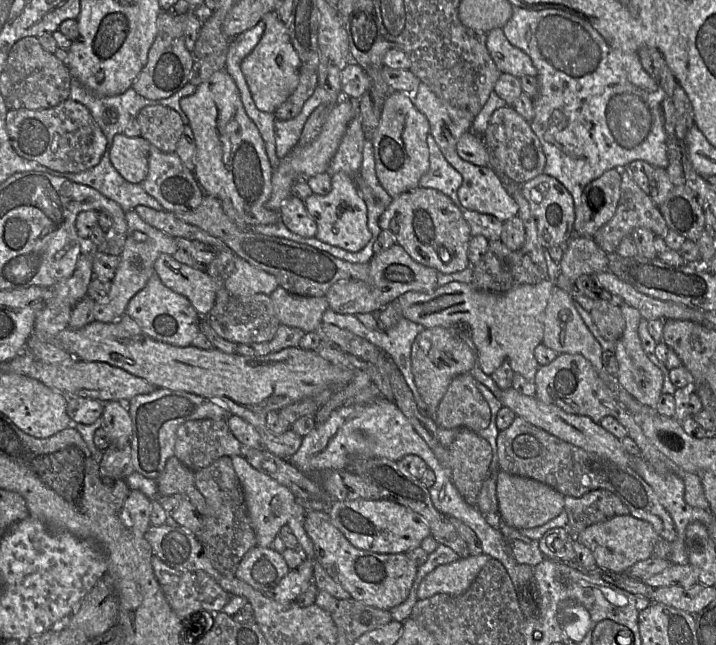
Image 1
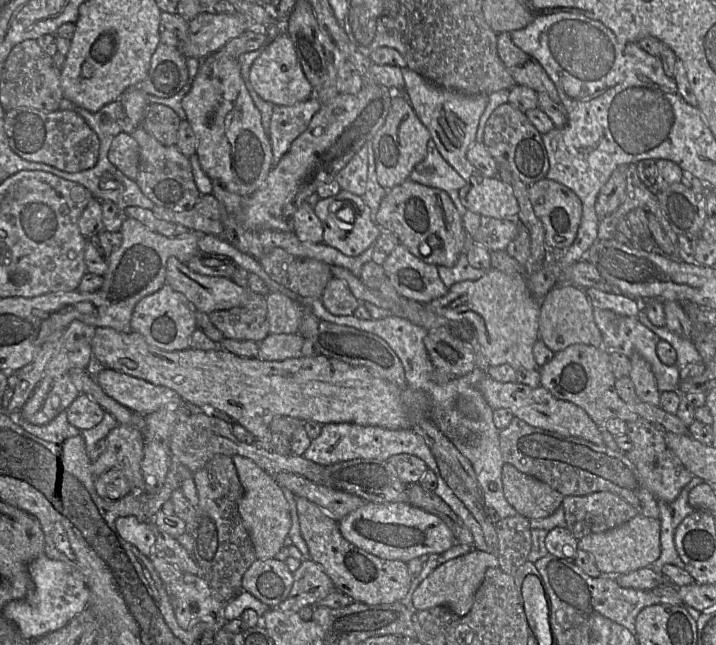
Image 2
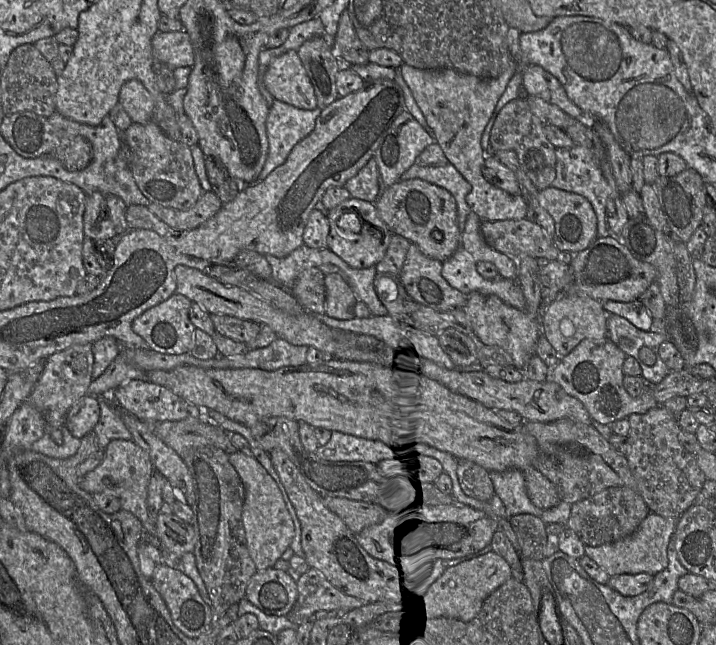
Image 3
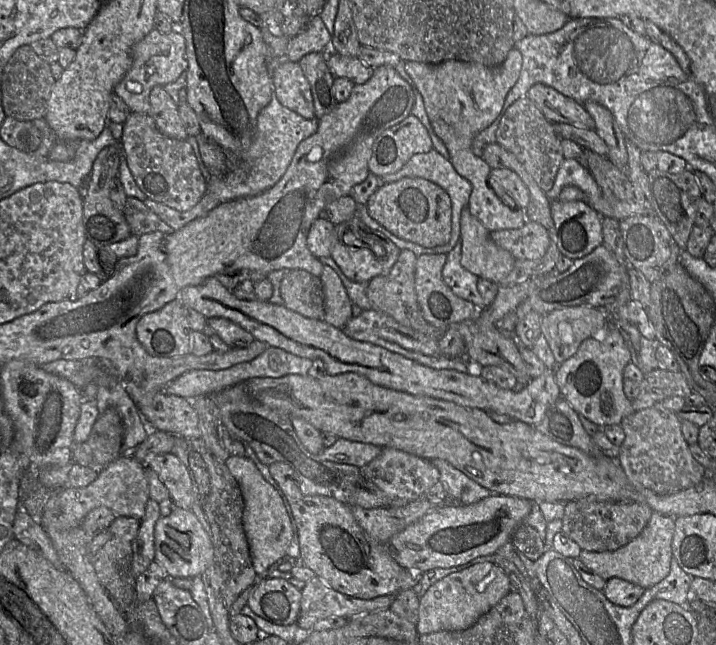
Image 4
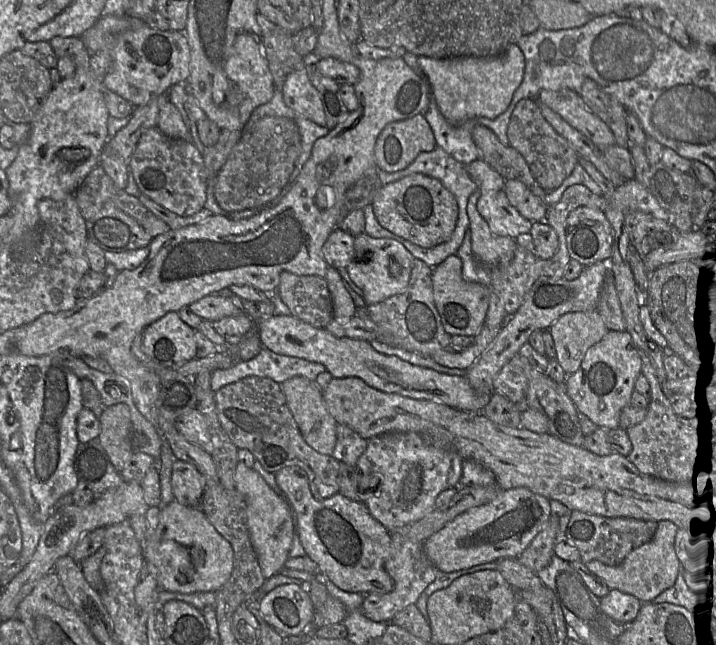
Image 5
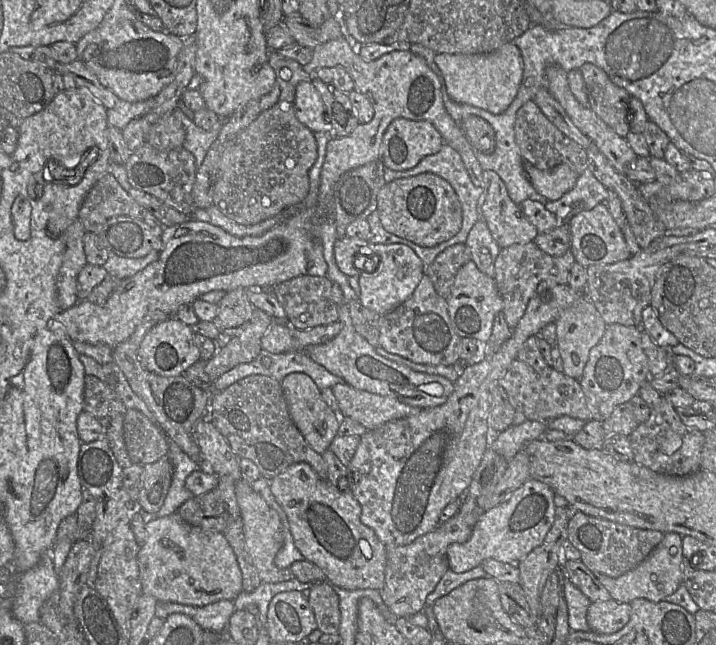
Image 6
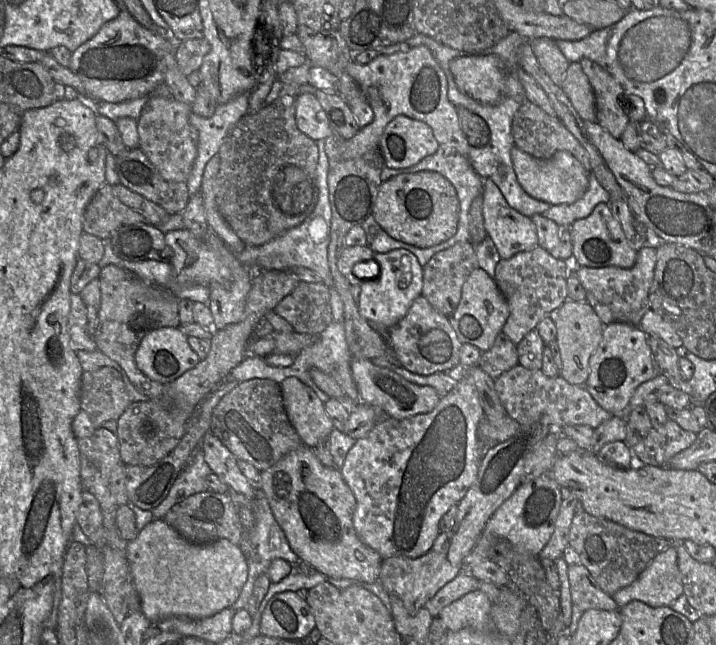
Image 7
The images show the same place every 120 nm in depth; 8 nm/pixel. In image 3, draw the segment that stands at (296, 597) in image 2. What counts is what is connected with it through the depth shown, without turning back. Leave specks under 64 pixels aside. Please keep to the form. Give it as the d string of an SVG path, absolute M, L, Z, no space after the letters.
M311 567L300 575L297 590L295 604L286 615L287 619L296 625L308 620L314 622L314 614L320 610L345 608L350 611L365 603L371 603L341 592L318 570Z

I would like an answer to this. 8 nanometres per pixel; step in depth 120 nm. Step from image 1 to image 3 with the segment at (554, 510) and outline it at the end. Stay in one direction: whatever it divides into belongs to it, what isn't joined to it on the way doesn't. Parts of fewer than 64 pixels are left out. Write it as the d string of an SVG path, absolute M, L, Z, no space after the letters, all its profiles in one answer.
M532 466L522 472L527 494L538 509L548 510L561 502L556 487L542 473Z

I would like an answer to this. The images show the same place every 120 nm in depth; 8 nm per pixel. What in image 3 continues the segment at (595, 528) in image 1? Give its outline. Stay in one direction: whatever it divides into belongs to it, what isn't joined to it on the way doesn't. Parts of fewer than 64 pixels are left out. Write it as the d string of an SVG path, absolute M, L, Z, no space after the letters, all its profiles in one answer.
M650 513L634 533L619 541L597 547L584 547L585 556L593 560L609 577L621 574L648 573L655 576L668 566L667 548L675 534L677 520Z

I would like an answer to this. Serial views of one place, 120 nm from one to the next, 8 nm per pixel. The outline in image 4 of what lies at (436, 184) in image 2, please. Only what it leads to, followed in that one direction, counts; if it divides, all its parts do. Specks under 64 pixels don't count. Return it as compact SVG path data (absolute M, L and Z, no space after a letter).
M432 148L428 152L424 153L418 153L414 155L408 163L401 168L399 171L388 174L382 177L379 177L380 185L381 184L388 184L393 183L398 180L401 180L406 177L419 177L424 178L426 180L429 180L437 185L439 185L441 188L443 188L450 196L452 201L452 231L451 231L451 238L448 243L442 246L437 246L433 248L426 248L423 246L420 246L416 243L406 241L404 239L401 239L394 234L392 234L389 230L387 230L385 227L383 227L380 223L378 223L375 219L373 219L367 208L366 205L358 205L357 215L363 223L365 223L369 228L375 231L379 231L382 234L386 235L386 237L391 240L393 243L397 245L401 250L411 250L416 254L416 256L422 255L422 254L447 254L450 252L458 242L458 240L461 237L461 213L462 209L468 205L470 195L472 193L472 184L464 177L462 177L454 168L452 162L450 159L444 157L441 153L439 153L435 148Z

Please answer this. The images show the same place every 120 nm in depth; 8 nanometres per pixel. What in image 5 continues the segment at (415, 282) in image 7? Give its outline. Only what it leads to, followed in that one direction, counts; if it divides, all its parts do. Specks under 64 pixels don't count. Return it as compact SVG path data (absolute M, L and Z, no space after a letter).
M367 233L354 237L356 259L346 268L351 280L363 290L363 299L367 305L406 291L415 257L405 246L390 238L373 238Z

